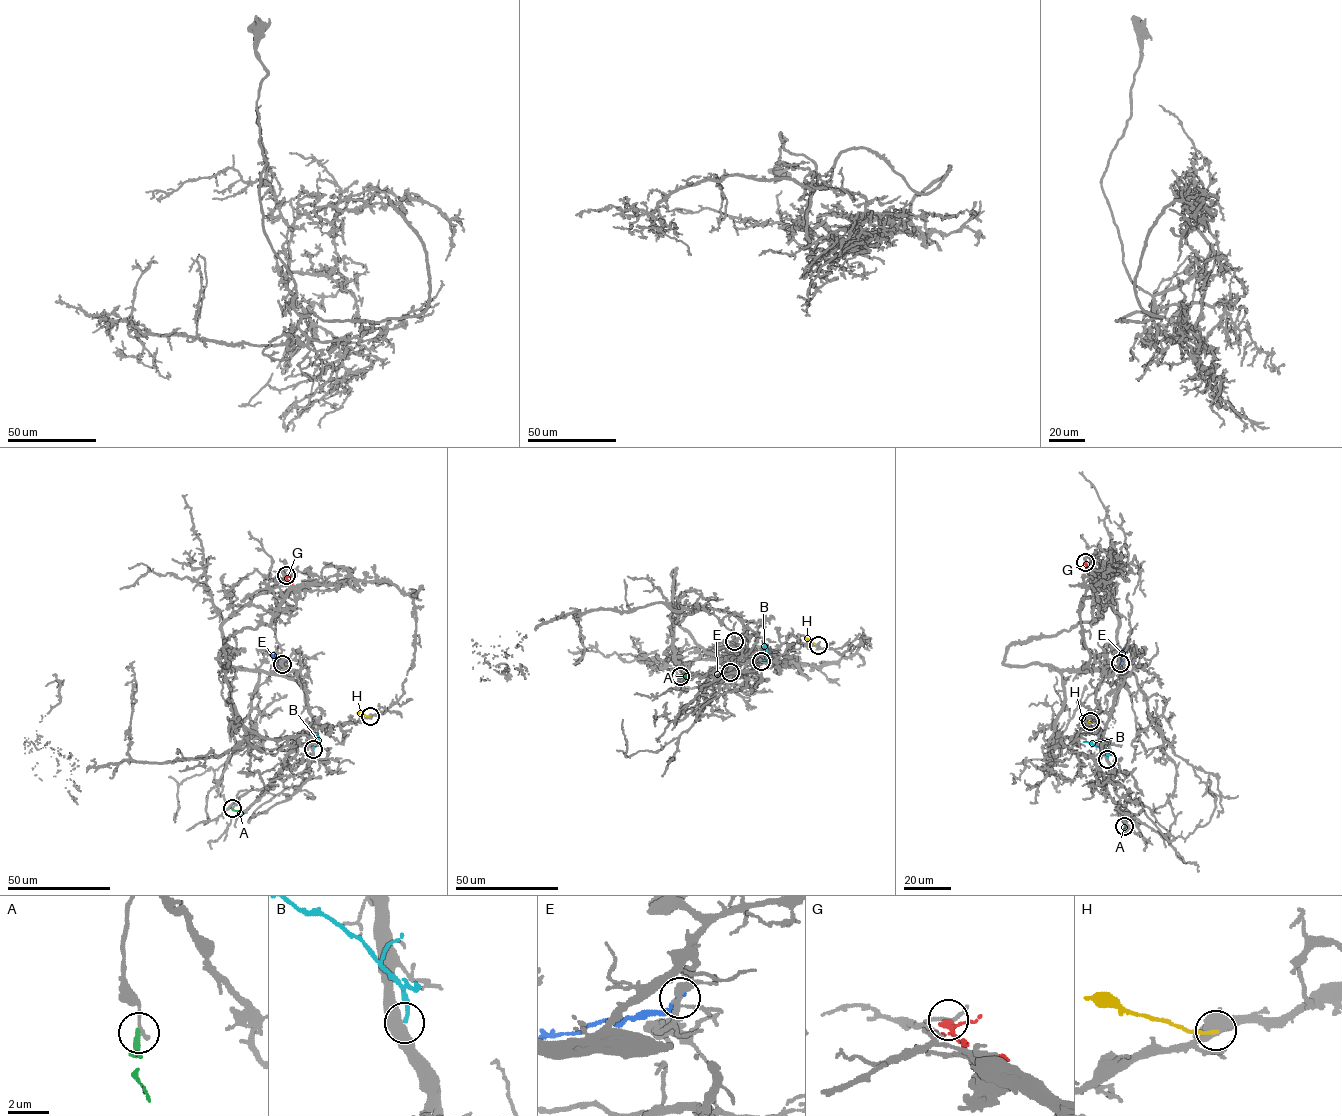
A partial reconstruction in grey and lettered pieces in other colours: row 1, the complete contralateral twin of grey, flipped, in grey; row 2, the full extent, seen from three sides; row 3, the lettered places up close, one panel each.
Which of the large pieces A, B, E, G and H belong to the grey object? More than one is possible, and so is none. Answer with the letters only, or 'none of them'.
B

